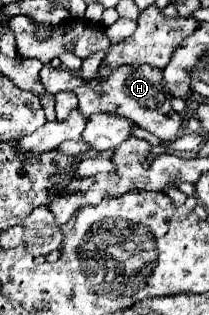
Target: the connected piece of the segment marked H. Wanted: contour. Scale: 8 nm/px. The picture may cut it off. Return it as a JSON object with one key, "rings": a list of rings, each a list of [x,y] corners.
{"rings":[[[44,64],[44,68],[40,70],[40,80],[44,84],[44,88],[50,94],[58,94],[62,90],[72,90],[76,92],[80,106],[78,110],[84,116],[90,116],[94,112],[118,112],[126,118],[130,118],[134,124],[138,124],[140,128],[148,130],[150,134],[158,136],[162,140],[162,144],[170,144],[178,138],[178,132],[182,128],[182,118],[180,114],[176,114],[170,106],[172,96],[166,90],[164,82],[162,82],[162,70],[158,68],[150,68],[150,66],[142,66],[142,68],[118,68],[118,72],[112,72],[110,78],[104,80],[104,94],[98,96],[94,92],[96,82],[92,80],[90,84],[84,84],[80,80],[78,72],[72,72],[68,68],[52,68],[50,64]]]}

